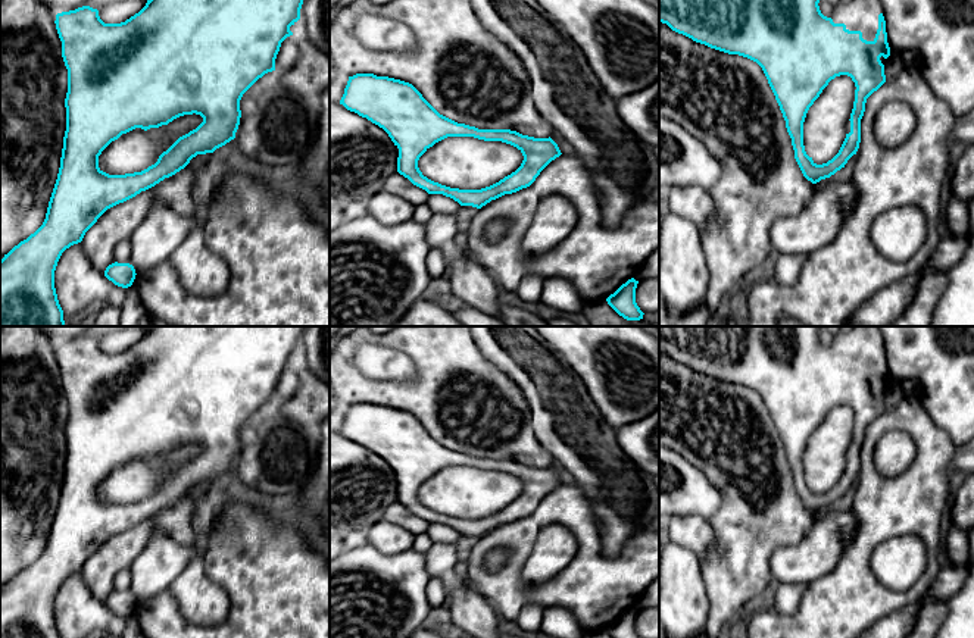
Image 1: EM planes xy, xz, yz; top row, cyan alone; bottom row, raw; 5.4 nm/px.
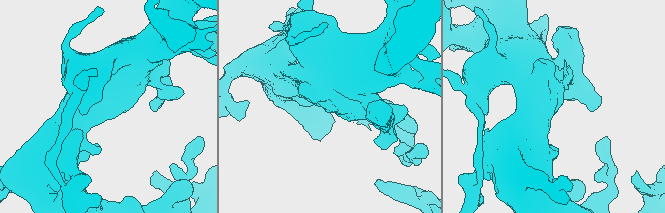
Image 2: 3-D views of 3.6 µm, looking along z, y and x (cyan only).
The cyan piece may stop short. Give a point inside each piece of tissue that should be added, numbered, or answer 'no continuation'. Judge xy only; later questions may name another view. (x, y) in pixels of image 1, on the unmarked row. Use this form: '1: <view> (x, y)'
no continuation

